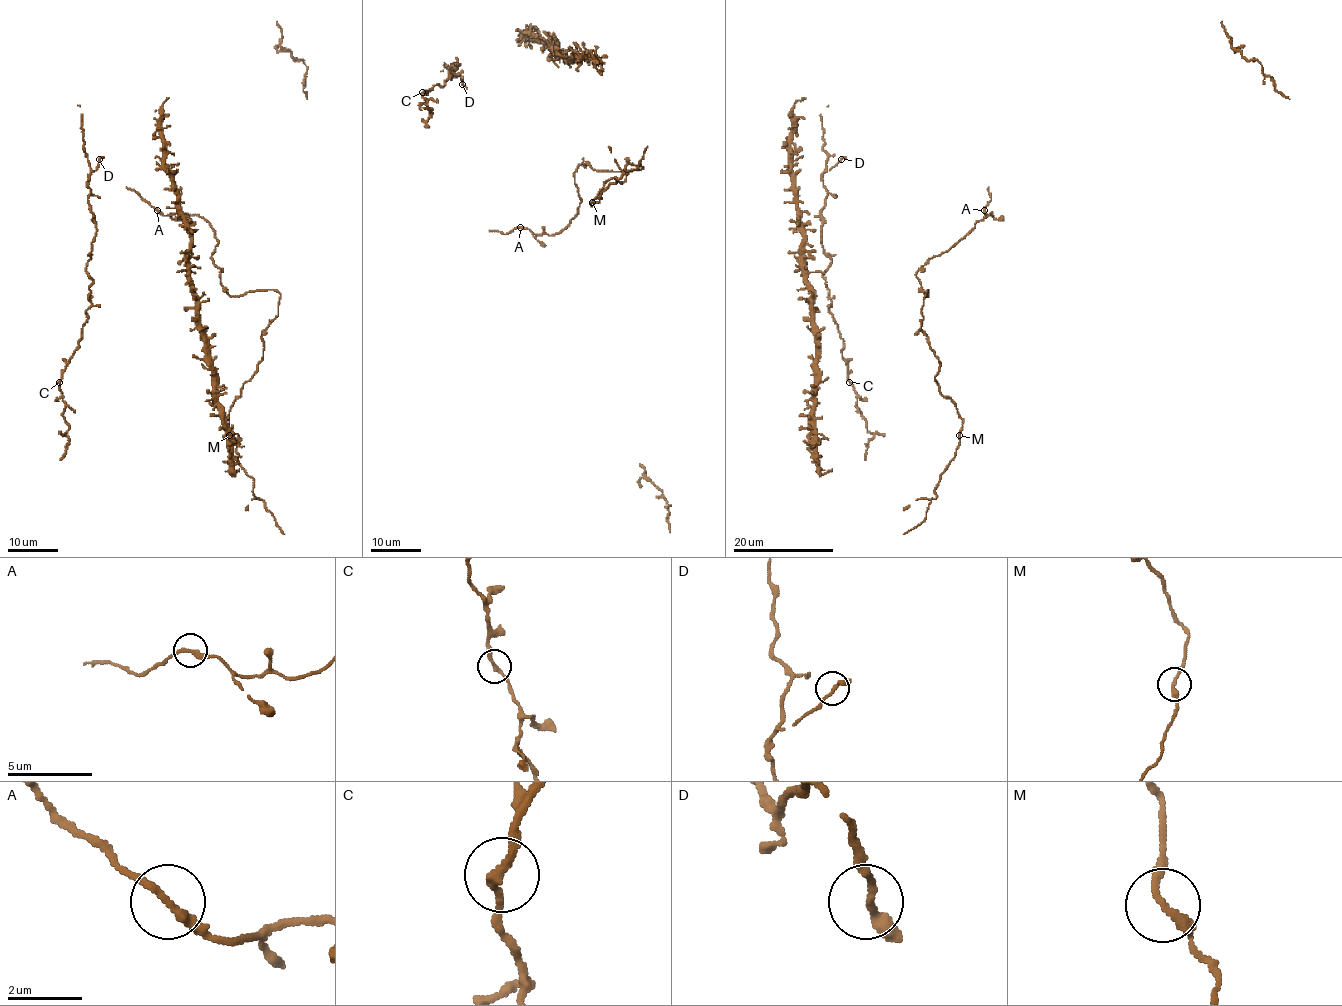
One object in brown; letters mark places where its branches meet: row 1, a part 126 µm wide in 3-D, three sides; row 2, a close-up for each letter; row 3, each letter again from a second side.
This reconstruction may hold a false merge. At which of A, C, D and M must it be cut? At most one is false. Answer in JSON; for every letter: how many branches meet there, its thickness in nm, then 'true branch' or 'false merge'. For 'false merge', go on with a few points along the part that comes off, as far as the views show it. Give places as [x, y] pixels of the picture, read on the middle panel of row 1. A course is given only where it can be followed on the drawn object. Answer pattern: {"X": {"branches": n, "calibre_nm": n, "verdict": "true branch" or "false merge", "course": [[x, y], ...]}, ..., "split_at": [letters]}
{"A": {"branches": 2, "calibre_nm": 240, "verdict": "true branch"}, "C": {"branches": 2, "calibre_nm": 220, "verdict": "true branch"}, "D": {"branches": 2, "calibre_nm": 240, "verdict": "true branch"}, "M": {"branches": 2, "calibre_nm": 220, "verdict": "true branch"}, "split_at": []}

